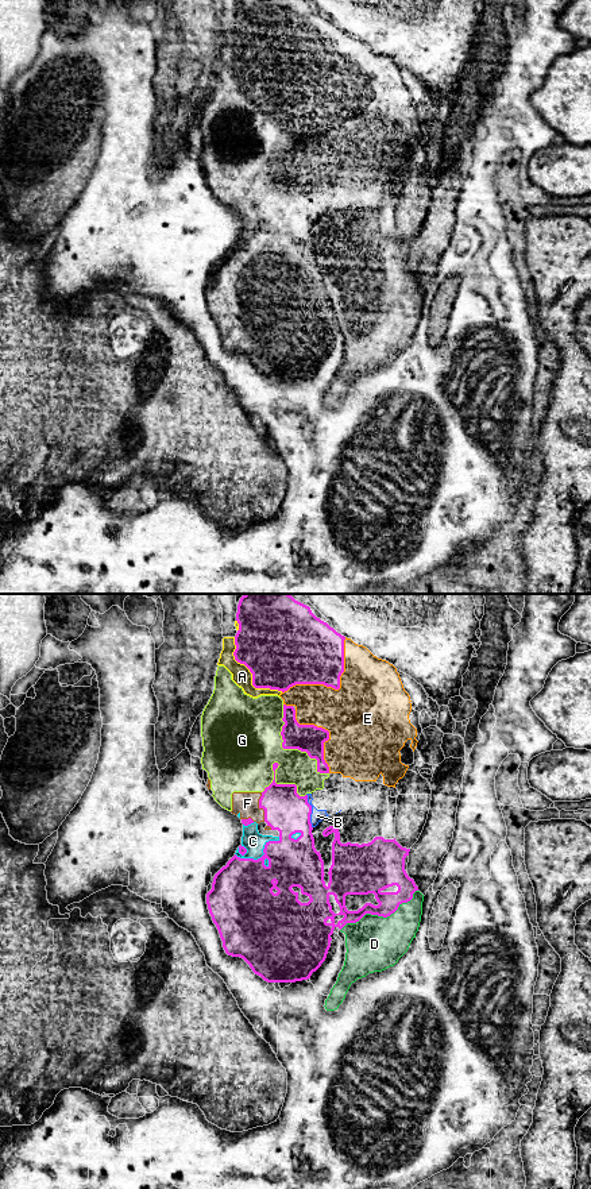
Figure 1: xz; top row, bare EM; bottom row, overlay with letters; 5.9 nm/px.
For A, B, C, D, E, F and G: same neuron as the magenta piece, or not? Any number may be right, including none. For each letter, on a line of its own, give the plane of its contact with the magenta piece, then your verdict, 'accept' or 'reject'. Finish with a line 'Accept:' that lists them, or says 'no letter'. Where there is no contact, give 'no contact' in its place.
A: xz | accept
B: xz | accept
C: xz | accept
D: xz | reject
E: xz | accept
F: xz | accept
G: xz | accept
Accept: A, B, C, E, F, G

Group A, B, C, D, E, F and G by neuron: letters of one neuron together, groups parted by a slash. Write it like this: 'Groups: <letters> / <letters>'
Groups: A B C E F G / D

